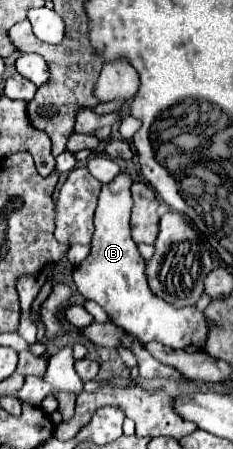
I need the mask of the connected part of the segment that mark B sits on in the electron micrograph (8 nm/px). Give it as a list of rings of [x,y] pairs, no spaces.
[[[119,174],[113,182],[105,184],[99,196],[99,206],[95,210],[95,234],[93,234],[93,242],[91,242],[91,254],[73,270],[73,284],[79,290],[79,294],[87,300],[97,302],[107,314],[111,314],[113,322],[125,330],[129,330],[131,334],[135,334],[141,342],[161,342],[169,348],[181,348],[187,352],[197,352],[203,350],[201,346],[207,340],[207,322],[203,312],[199,312],[195,306],[191,308],[173,308],[167,302],[163,302],[161,298],[153,296],[149,286],[147,286],[147,278],[145,278],[145,266],[143,266],[143,258],[137,250],[137,244],[131,238],[131,230],[129,230],[129,214],[131,214],[131,178],[129,174]]]

